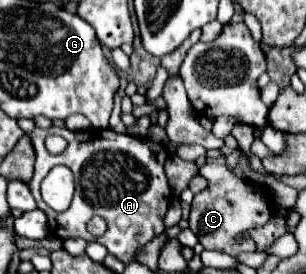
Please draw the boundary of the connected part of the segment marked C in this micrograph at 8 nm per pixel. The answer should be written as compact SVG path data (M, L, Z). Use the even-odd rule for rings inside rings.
M217 162L205 164L205 166L201 166L199 174L203 178L207 178L209 186L203 192L195 194L195 198L193 198L189 228L199 238L203 248L225 252L231 256L239 256L243 252L255 252L253 240L249 240L249 238L237 240L237 236L251 228L261 228L263 224L267 224L273 218L271 194L263 186L239 178L225 164L217 164Z

